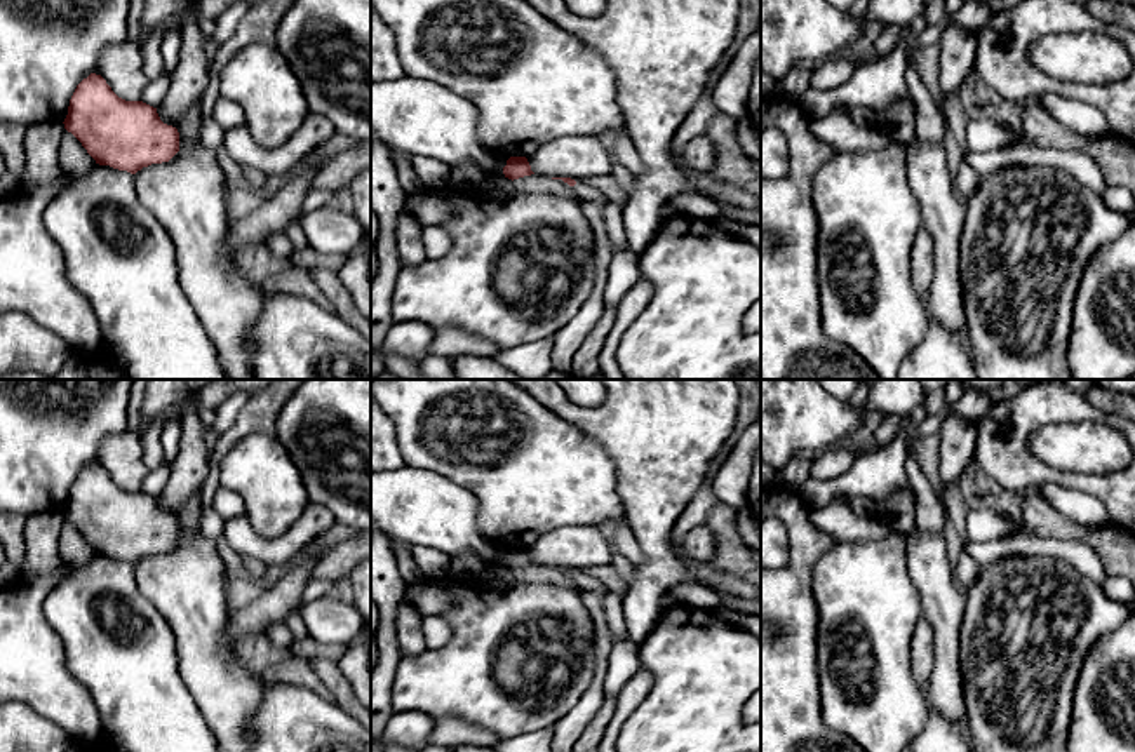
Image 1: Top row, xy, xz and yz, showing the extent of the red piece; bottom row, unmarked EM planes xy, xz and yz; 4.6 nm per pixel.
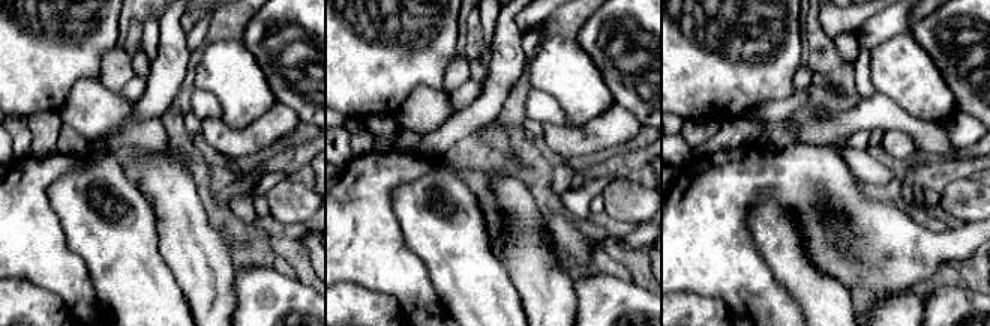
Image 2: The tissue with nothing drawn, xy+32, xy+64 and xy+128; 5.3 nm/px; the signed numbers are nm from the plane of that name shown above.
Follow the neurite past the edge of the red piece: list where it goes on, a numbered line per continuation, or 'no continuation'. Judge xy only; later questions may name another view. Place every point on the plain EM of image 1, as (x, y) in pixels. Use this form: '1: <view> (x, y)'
no continuation

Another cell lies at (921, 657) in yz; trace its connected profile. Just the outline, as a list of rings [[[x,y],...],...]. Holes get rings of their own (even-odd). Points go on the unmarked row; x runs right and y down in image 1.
[[[923,616],[912,630],[910,668],[914,681],[926,689],[933,670],[933,630]]]

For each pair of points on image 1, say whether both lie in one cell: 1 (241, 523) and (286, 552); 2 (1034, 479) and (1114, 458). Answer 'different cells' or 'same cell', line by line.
1: same cell
2: different cells

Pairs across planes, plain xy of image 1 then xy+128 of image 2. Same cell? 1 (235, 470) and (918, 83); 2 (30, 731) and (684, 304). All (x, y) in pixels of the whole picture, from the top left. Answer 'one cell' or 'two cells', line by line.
1: one cell
2: one cell

